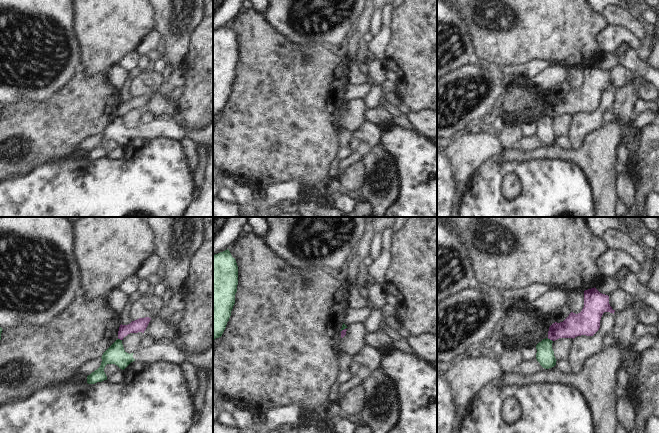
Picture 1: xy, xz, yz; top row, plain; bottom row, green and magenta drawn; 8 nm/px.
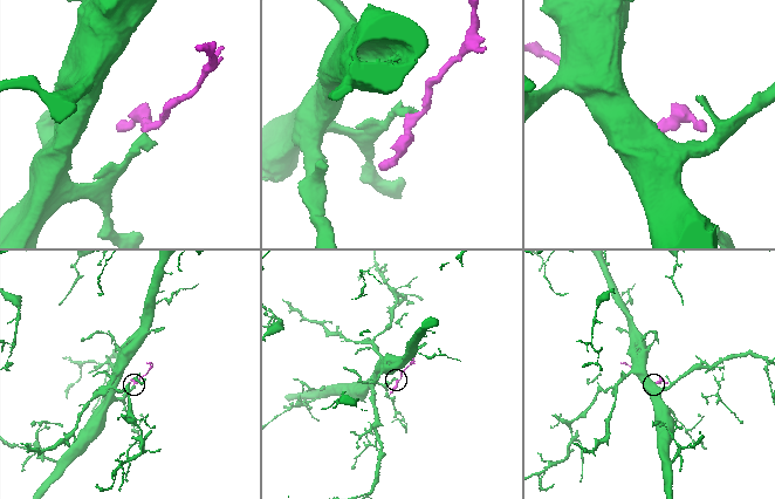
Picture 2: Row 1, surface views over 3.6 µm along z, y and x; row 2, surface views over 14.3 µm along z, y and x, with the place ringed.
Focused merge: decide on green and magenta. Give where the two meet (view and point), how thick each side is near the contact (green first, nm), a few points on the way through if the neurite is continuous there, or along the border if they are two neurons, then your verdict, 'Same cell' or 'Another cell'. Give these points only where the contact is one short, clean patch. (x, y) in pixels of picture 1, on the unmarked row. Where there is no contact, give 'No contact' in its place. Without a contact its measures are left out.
Touches green at yz (549, 115). Thickness 140 nm (green) against 180 nm. Boundary: yz (547, 114), (552, 117). Another cell.

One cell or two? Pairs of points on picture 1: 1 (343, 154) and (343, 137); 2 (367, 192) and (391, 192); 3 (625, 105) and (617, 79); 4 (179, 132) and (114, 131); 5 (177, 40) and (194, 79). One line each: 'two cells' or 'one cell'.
1: one cell
2: one cell
3: two cells
4: one cell
5: two cells

